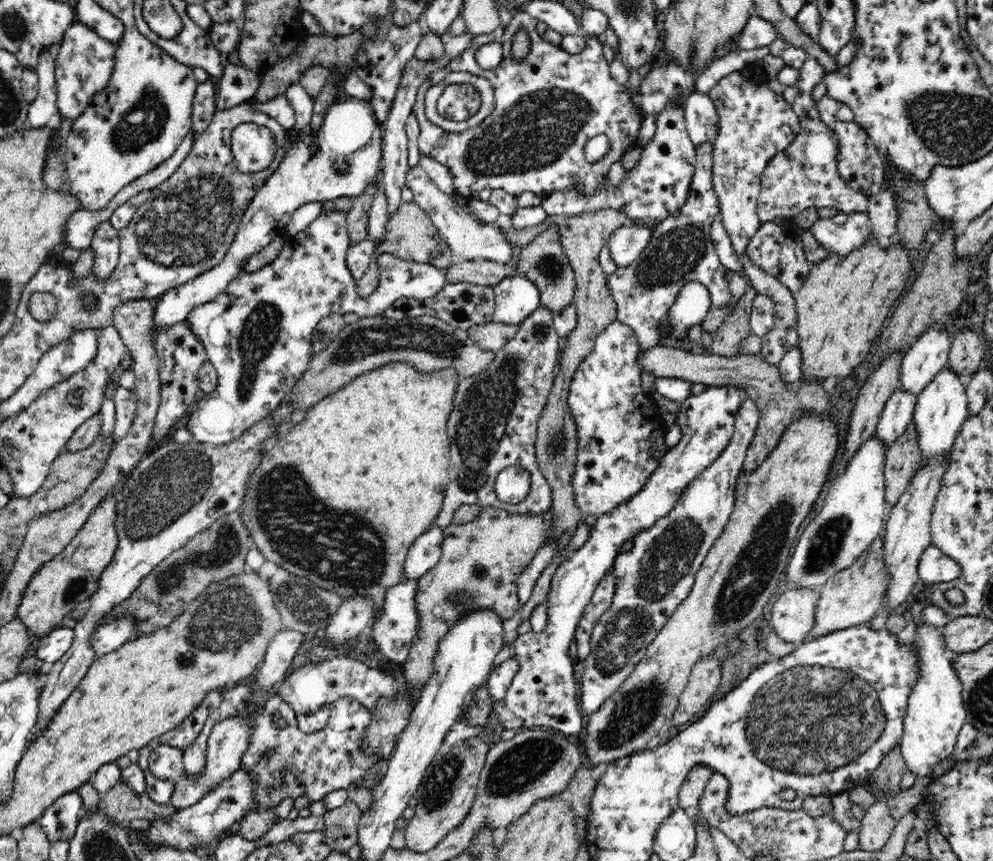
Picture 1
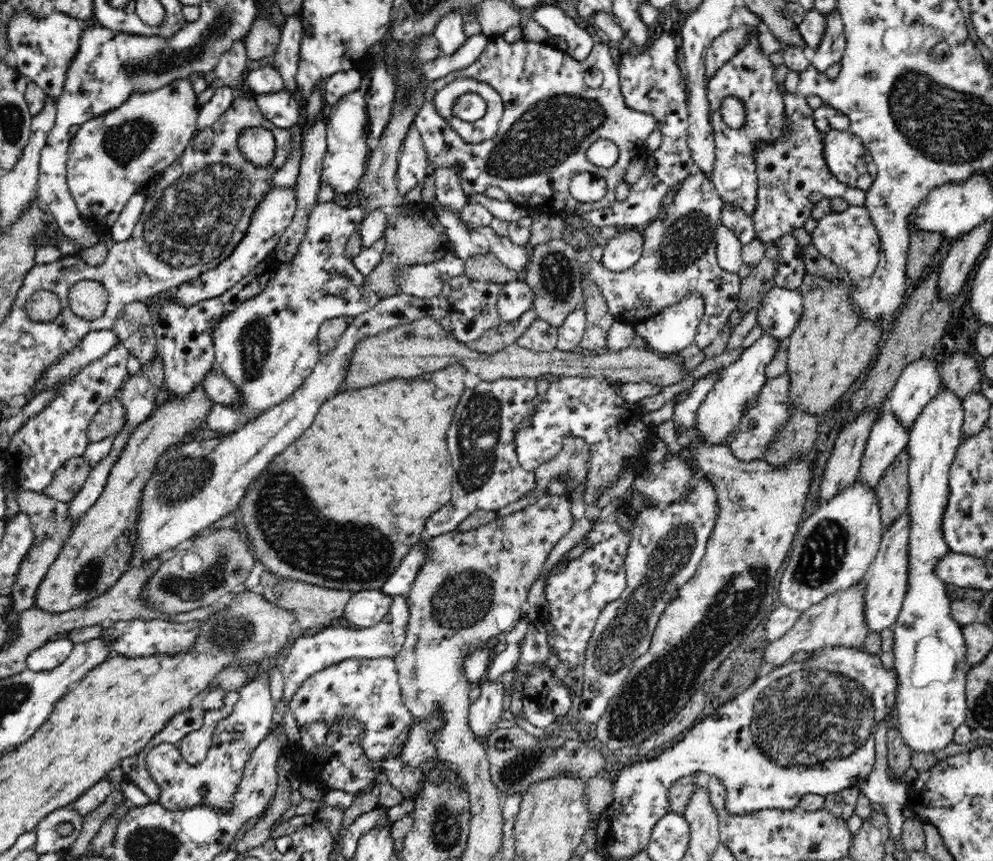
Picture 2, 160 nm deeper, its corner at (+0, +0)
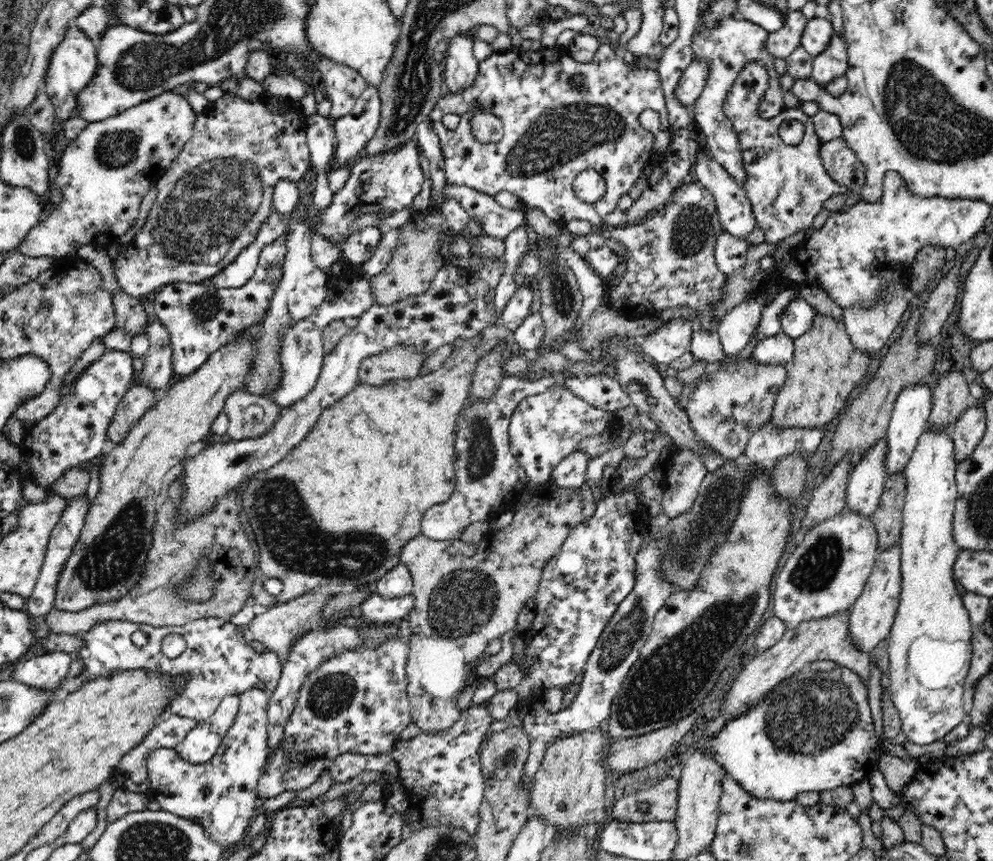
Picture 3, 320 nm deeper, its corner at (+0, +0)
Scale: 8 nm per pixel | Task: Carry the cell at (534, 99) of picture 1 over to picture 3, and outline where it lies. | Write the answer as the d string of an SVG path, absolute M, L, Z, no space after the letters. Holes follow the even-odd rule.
M604 41L598 47L596 54L590 62L578 62L574 60L569 54L566 53L565 48L561 46L555 47L541 47L537 51L529 51L524 48L520 49L518 47L510 48L508 52L505 53L492 53L486 60L479 62L478 76L476 80L461 93L450 93L445 90L443 97L436 103L434 110L429 114L429 121L432 128L436 130L438 136L440 137L440 144L444 153L444 173L446 173L447 182L450 185L459 185L464 187L473 188L473 190L479 191L480 193L485 193L486 195L494 197L496 194L502 191L509 192L514 196L518 197L521 203L525 207L535 207L544 212L548 218L552 219L559 226L563 226L571 220L584 220L588 223L593 224L594 232L602 232L604 228L608 226L605 224L605 216L614 214L614 210L617 209L618 202L622 197L629 195L634 184L638 182L640 176L645 174L650 163L650 156L654 153L652 146L654 146L654 135L652 132L646 131L642 127L642 122L638 121L638 116L646 110L646 108L651 108L660 113L661 123L659 124L659 130L662 132L669 131L669 112L666 106L666 97L664 96L664 91L662 88L662 81L657 69L648 69L642 66L634 66L633 64L628 64L626 61L618 58L616 56L615 49L613 45L608 41ZM576 74L581 74L584 77L583 89L581 91L576 91L572 87L572 78ZM476 111L482 111L482 113L490 113L502 121L503 124L503 137L495 143L482 143L472 134L472 119ZM446 114L457 114L460 117L459 126L454 131L447 130L442 125L442 118ZM585 170L595 170L602 176L604 183L607 184L607 192L603 197L602 201L598 203L586 203L579 200L574 193L574 180L576 176L581 174Z

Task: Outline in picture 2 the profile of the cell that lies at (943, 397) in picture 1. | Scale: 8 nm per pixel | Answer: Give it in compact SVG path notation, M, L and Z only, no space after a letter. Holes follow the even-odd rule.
M941 391L938 393L917 416L915 423L909 430L907 451L908 496L907 512L910 517L908 530L908 592L904 597L901 611L895 624L894 631L894 671L897 677L896 709L898 711L897 729L901 732L909 750L914 752L936 752L952 742L954 732L965 723L967 718L966 676L970 670L968 652L962 632L963 625L952 618L952 599L946 591L947 583L940 580L935 568L939 560L951 550L943 535L942 519L949 503L950 487L949 472L952 463L962 446L962 420L964 409L956 395Z

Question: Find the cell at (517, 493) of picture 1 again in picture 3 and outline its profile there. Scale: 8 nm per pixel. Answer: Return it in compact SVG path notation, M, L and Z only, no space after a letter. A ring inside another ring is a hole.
M561 382L554 383L546 392L538 393L534 396L526 396L514 410L510 416L509 422L509 448L516 457L518 463L526 473L526 489L525 494L530 494L551 478L551 472L555 466L566 458L567 454L575 452L576 446L586 436L594 436L604 432L609 425L615 425L615 428L621 426L617 422L610 421L609 412L604 409L598 409L586 401L582 401L580 397L576 397L574 393L570 393L568 389L562 388Z

